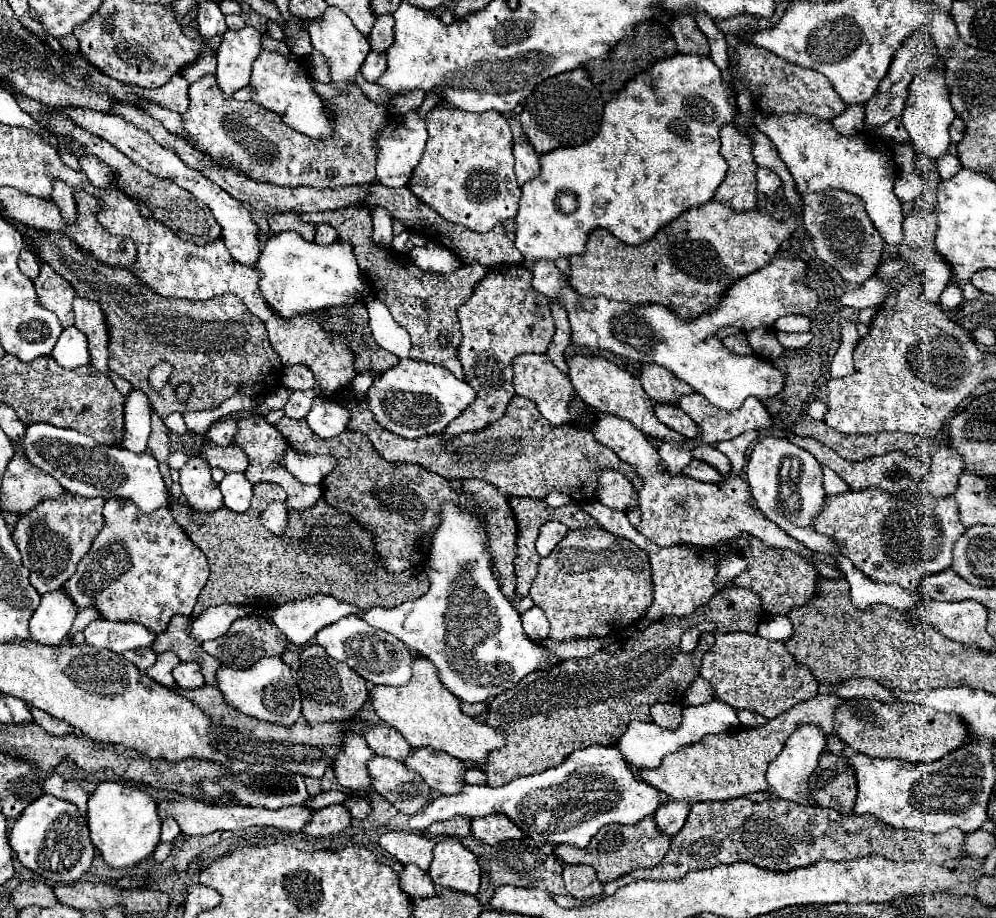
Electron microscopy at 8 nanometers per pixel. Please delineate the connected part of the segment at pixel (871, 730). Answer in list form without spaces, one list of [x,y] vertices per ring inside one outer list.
[[[849,699],[835,711],[835,735],[855,753],[869,757],[897,757],[903,761],[931,763],[961,747],[967,739],[965,725],[959,717],[935,711],[919,703],[879,703],[875,699]]]

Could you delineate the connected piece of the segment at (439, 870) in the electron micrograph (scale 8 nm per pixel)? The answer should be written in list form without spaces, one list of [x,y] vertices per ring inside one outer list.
[[[441,839],[433,849],[433,861],[429,875],[435,885],[461,893],[475,895],[479,889],[479,865],[477,857],[465,849],[459,839]]]

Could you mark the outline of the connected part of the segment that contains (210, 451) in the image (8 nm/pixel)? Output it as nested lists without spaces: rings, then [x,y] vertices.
[[[207,445],[205,447],[205,457],[207,457],[211,467],[221,467],[225,473],[233,473],[233,471],[243,473],[247,469],[247,457],[235,445],[227,445],[227,447]]]

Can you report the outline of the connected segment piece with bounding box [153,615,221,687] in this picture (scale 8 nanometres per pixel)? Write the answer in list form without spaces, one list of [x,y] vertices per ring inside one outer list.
[[[177,615],[173,621],[167,625],[165,633],[159,633],[153,641],[153,651],[163,653],[163,651],[173,651],[181,661],[197,661],[201,665],[205,683],[217,687],[215,673],[221,667],[217,659],[207,655],[201,645],[189,637],[189,617]]]

